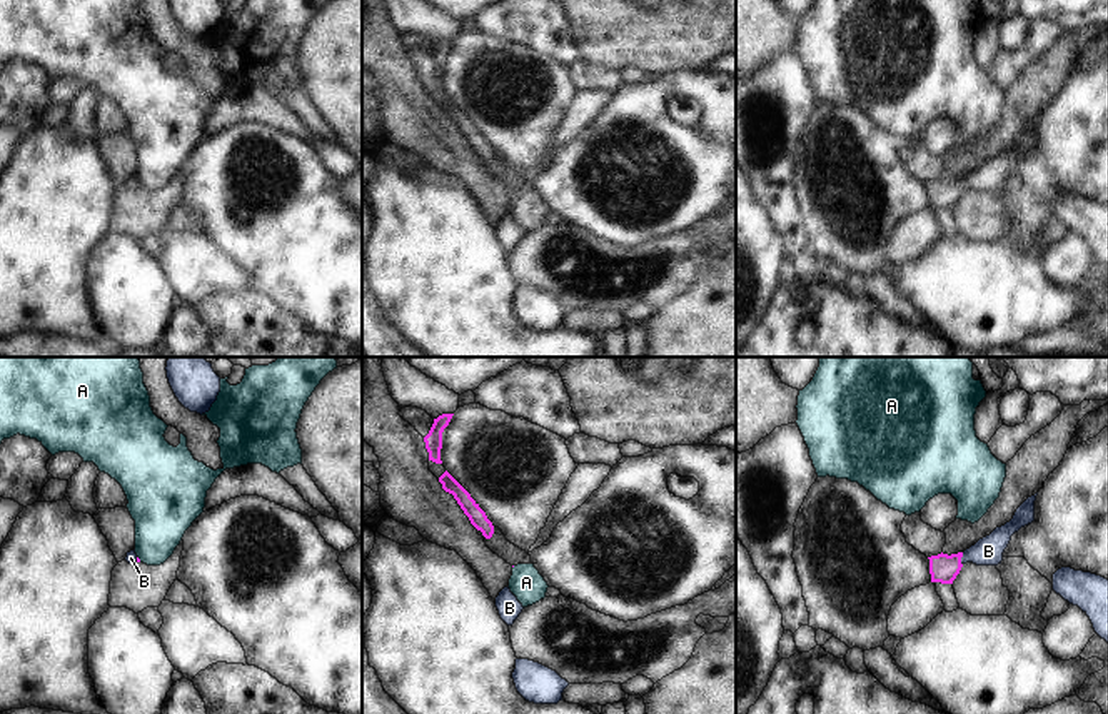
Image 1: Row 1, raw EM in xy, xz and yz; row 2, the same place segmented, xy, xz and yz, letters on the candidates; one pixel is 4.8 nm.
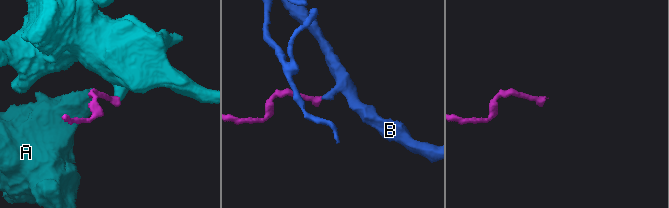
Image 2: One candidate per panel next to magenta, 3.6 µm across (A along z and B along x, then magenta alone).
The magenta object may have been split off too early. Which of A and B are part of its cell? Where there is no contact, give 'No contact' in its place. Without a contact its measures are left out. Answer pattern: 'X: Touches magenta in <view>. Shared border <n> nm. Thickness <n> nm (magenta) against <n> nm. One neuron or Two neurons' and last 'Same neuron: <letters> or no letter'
A: Touches magenta in xy. Shared border 40 nm. Thickness 20 nm (magenta) against 280 nm. Two neurons
B: Touches magenta in yz. Shared border 60 nm. Thickness 140 nm (magenta) against 140 nm. One neuron
Same neuron: B.

